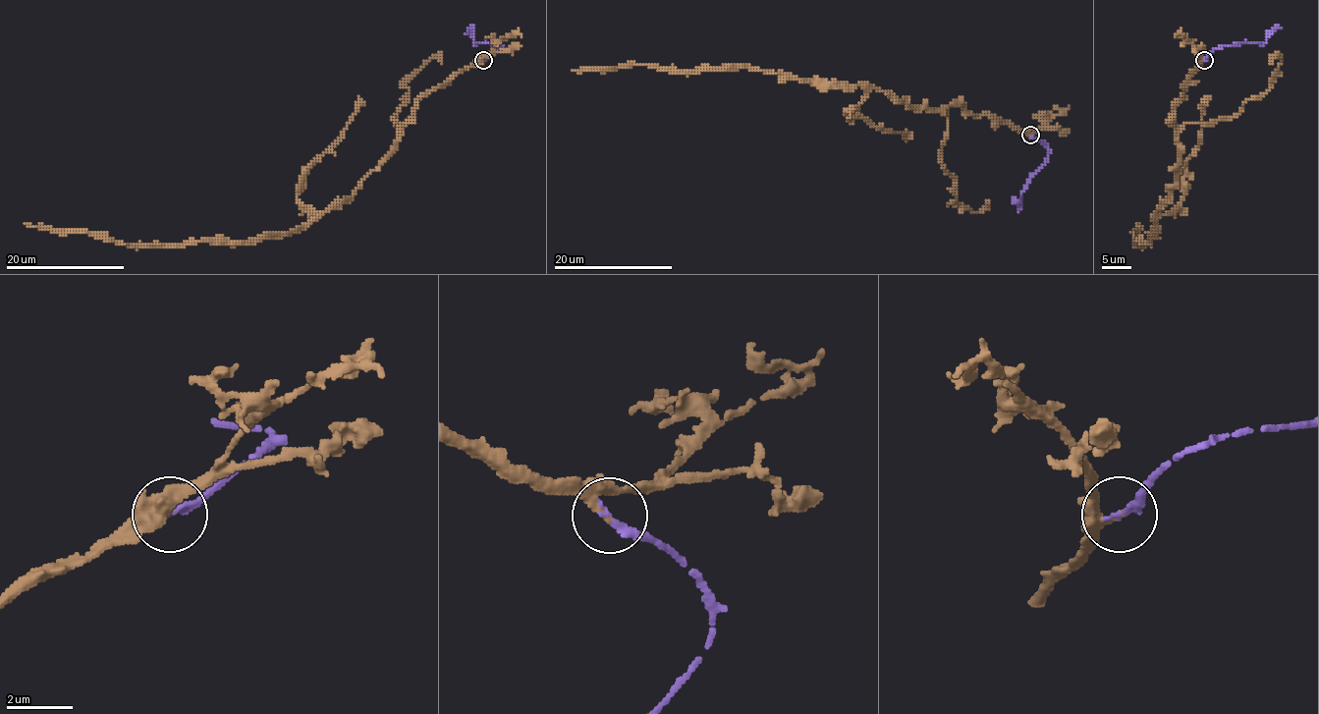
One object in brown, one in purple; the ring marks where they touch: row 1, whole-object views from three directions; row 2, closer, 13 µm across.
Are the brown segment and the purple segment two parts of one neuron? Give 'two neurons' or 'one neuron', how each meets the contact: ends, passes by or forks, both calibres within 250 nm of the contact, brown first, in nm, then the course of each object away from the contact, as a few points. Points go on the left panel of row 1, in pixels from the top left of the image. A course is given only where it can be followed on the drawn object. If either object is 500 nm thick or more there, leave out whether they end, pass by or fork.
one neuron; brown ends there; purple ends there; 240 nm thick on the brown side, 200 nm on the other; brown runs (483, 60), (425, 92), (396, 147), (349, 198), (288, 231), (246, 241), (123, 245), (25, 222); purple runs (483, 60), (501, 46), (483, 42), (476, 45), (474, 25)

